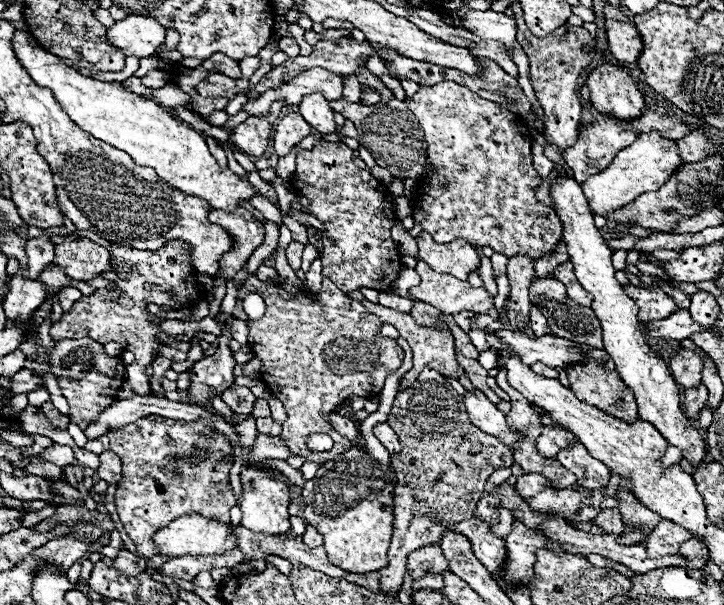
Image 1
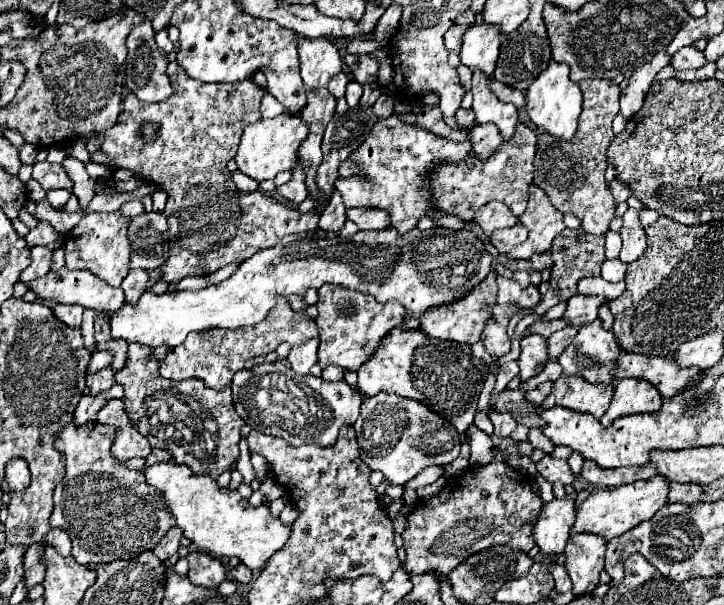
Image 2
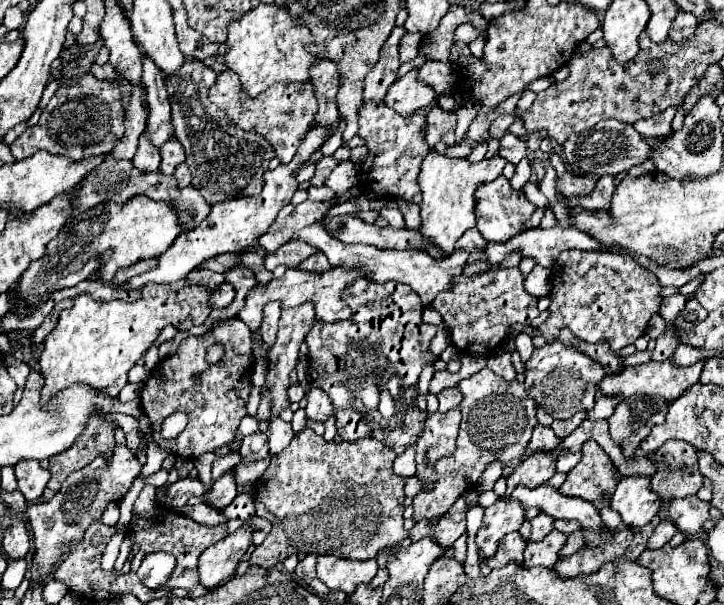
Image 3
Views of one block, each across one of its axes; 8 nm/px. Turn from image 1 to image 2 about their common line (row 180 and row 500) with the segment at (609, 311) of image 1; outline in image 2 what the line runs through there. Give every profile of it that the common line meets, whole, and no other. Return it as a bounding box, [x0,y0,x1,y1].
[534,494,576,554]

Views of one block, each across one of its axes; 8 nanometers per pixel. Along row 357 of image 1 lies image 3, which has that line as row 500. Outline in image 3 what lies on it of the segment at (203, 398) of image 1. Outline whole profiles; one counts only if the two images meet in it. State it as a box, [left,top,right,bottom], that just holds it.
[204,472,236,508]

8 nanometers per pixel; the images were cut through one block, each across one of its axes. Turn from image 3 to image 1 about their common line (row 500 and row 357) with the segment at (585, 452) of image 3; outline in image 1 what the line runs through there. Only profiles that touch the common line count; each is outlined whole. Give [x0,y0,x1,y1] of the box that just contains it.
[566,346,638,424]

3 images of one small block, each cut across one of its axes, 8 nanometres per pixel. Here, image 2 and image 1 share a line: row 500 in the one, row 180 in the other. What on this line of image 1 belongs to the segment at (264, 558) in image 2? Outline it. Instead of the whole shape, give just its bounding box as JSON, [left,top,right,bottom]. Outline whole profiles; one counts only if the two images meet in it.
[12,30,262,212]

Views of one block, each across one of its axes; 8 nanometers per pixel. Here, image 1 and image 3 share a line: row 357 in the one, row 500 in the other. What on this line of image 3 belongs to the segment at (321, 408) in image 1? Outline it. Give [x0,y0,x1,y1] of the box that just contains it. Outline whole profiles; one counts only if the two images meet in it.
[250,428,408,568]

